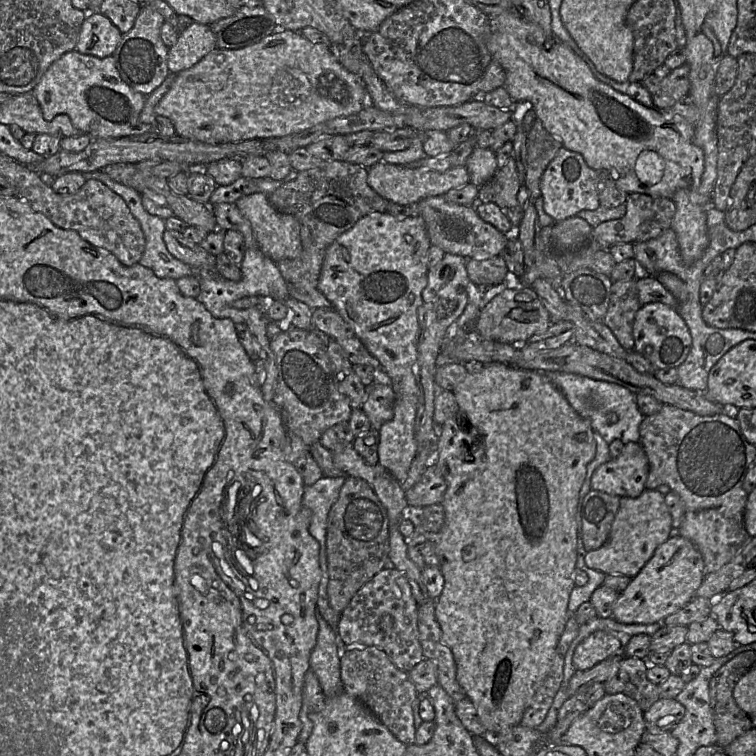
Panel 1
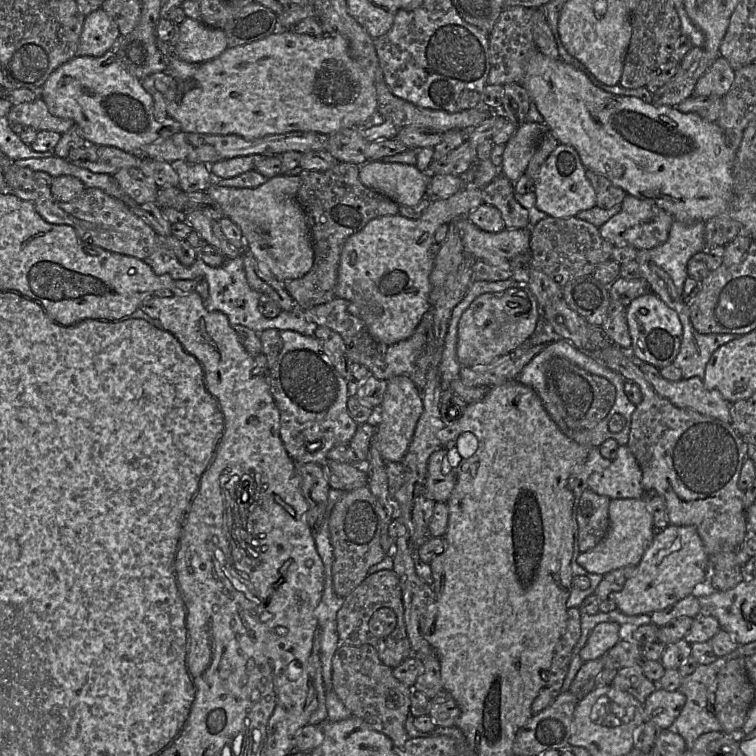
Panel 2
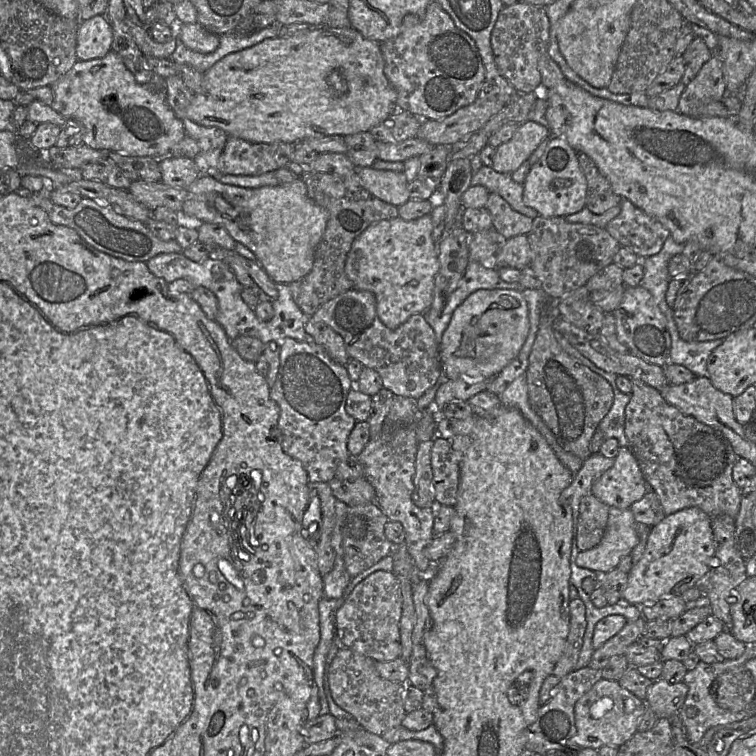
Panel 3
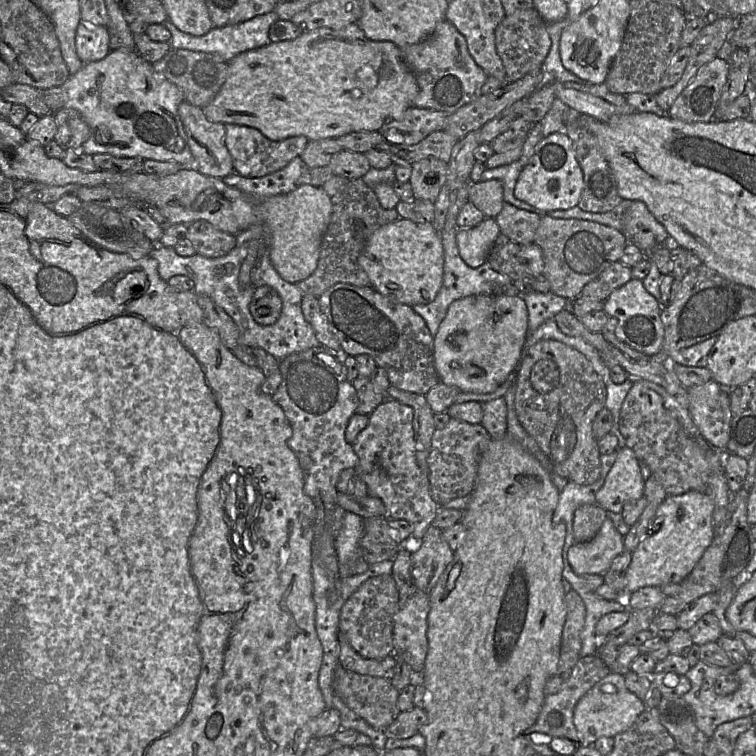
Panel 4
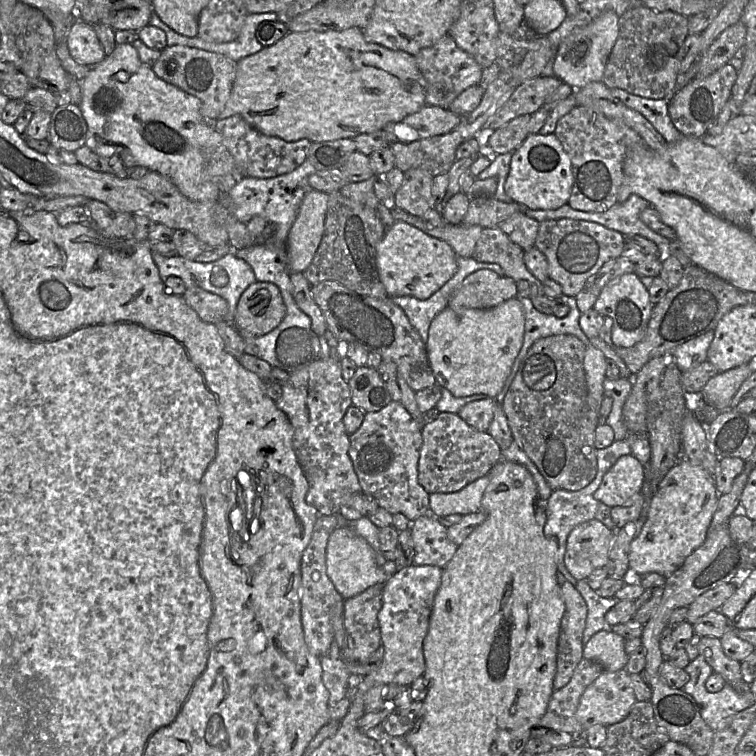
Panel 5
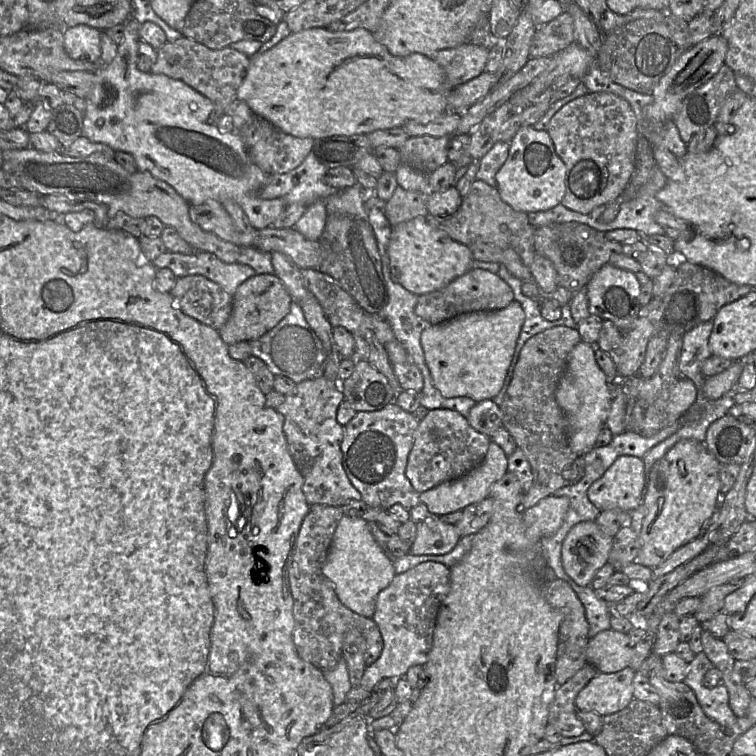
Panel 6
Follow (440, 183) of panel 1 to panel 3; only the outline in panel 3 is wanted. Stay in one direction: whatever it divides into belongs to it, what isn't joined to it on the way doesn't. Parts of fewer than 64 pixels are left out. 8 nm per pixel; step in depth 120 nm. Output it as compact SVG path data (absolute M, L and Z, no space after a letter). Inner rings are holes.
M357 168L363 187L374 197L396 207L410 200L408 180L403 172Z

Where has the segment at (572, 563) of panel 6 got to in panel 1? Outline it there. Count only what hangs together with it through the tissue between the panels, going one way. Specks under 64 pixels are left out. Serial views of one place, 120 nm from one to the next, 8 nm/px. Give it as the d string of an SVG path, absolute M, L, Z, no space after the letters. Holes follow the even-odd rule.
M645 489L636 498L621 497L619 509L613 520L608 540L600 548L587 552L585 563L589 568L601 571L606 575L626 575L634 578L652 557L656 548L671 536L671 530L672 517L665 503L665 496L657 489Z

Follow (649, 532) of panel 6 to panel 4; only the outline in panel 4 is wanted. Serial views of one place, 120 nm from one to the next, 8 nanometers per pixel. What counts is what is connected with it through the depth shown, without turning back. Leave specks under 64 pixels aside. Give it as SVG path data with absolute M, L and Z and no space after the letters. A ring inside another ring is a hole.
M691 490L667 496L657 509L647 533L632 552L626 572L625 594L643 587L680 584L694 569L714 537L714 503L704 492Z

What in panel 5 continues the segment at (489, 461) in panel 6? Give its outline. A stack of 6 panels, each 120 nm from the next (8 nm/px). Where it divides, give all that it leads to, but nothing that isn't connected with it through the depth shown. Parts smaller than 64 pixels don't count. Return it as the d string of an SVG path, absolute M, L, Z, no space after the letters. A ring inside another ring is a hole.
M488 475L469 483L452 493L431 493L429 495L430 512L435 517L449 514L466 515L481 510L481 501L489 484Z

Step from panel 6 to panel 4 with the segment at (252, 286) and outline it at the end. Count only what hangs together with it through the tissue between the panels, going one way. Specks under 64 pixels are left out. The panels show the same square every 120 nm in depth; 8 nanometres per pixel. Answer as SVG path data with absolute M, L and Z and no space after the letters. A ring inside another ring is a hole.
M268 285L256 287L249 305L254 320L263 326L274 324L282 309L282 300L276 290Z

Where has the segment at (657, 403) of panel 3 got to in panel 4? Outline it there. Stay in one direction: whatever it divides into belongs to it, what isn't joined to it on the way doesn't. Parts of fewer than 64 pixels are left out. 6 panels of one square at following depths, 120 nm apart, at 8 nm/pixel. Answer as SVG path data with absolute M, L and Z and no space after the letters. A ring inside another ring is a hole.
M634 381L620 410L619 430L627 447L632 449L639 461L643 462L648 473L662 484L667 496L684 494L691 490L705 493L707 479L713 471L721 470L723 453L709 444L703 436L690 437L679 421L665 408L663 398L644 381Z

